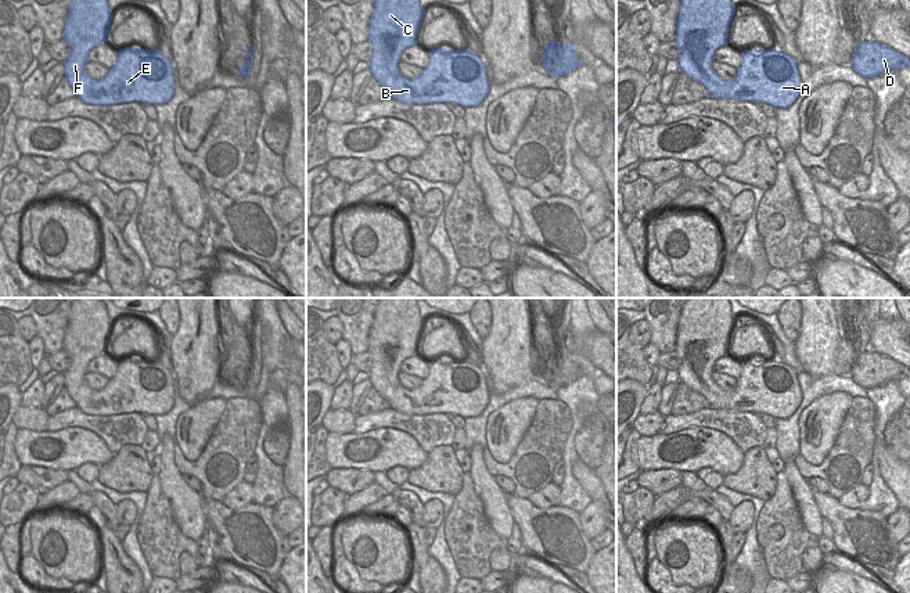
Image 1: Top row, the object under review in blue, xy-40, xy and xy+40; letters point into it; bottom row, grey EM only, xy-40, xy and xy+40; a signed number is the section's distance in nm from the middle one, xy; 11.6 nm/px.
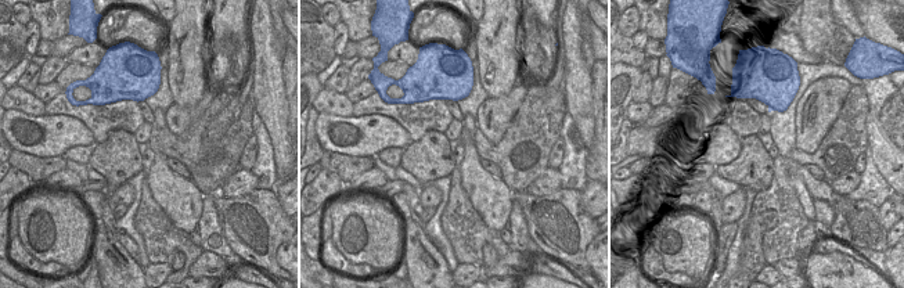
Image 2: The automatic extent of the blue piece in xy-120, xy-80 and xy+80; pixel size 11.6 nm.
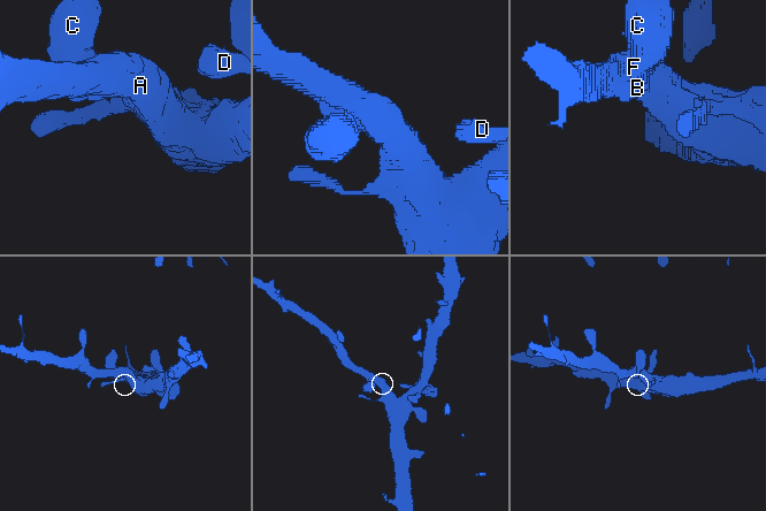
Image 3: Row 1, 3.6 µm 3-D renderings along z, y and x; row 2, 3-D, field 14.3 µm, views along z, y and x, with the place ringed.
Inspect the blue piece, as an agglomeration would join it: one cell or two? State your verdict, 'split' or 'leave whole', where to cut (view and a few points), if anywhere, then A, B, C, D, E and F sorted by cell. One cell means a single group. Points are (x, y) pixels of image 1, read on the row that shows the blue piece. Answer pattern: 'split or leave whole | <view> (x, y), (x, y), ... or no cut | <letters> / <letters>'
leave whole | no cut | A B C D E F

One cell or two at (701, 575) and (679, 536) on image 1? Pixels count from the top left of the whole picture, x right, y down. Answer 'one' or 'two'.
one

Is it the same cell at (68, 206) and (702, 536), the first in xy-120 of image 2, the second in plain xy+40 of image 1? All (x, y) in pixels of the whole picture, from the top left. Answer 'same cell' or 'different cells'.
same cell

